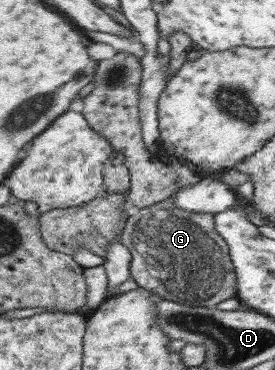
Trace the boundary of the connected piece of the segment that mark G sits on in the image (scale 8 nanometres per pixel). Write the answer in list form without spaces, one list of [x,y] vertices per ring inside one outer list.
[[[172,196],[146,208],[130,211],[120,232],[120,241],[130,253],[129,275],[133,286],[142,287],[160,299],[192,307],[214,307],[236,294],[236,274],[229,260],[229,250],[214,230],[214,214],[194,213],[174,206]]]

